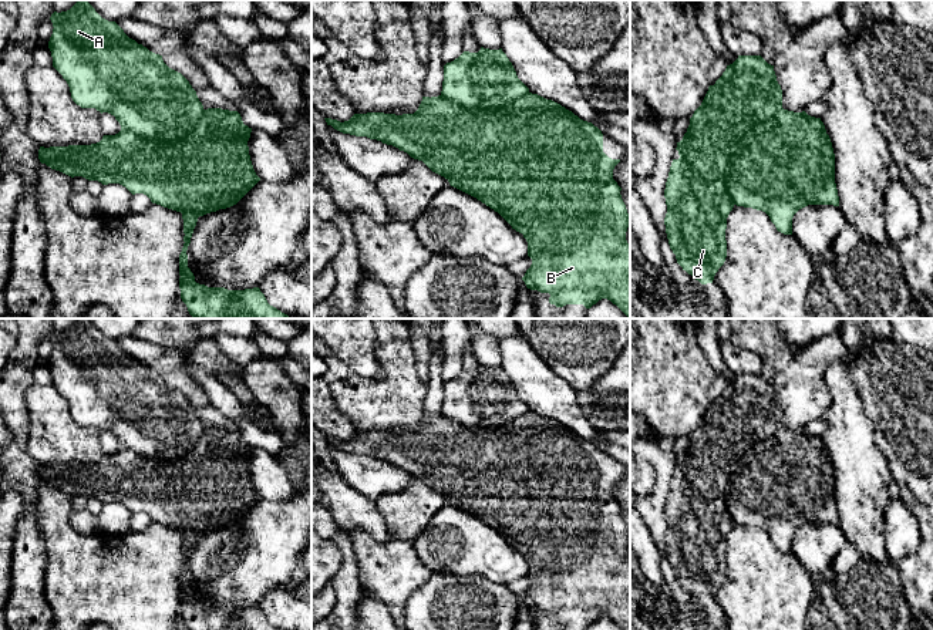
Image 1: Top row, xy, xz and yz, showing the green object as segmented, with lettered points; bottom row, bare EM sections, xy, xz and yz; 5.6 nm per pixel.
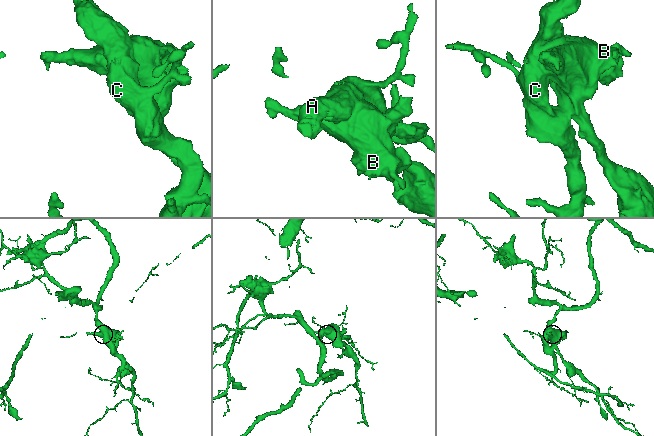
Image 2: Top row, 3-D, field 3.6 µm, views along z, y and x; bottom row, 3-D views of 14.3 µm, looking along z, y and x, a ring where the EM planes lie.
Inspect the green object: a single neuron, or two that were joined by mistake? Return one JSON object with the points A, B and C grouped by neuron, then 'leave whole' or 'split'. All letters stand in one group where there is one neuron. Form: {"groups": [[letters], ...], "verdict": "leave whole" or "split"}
{"groups": [["A", "C"], ["B"]], "verdict": "split"}

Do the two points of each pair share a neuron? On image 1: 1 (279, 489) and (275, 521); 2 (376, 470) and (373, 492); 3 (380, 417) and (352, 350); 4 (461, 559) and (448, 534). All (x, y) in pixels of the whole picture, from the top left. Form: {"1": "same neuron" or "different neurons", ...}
{"1": "different neurons", "2": "same neuron", "3": "different neurons", "4": "same neuron"}

